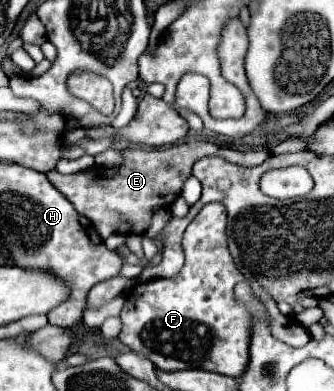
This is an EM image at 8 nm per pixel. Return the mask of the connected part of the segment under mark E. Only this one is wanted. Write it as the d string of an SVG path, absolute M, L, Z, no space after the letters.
M190 140L184 144L176 144L166 150L156 148L126 148L122 150L120 166L92 166L84 172L76 174L60 174L58 170L48 172L48 180L74 204L78 214L92 220L98 234L106 240L112 234L138 234L142 236L150 218L156 210L168 208L181 194L182 184L192 175L192 166L204 156L220 156L238 166L258 166L268 154L266 152L238 152L230 148L218 148L216 144Z

